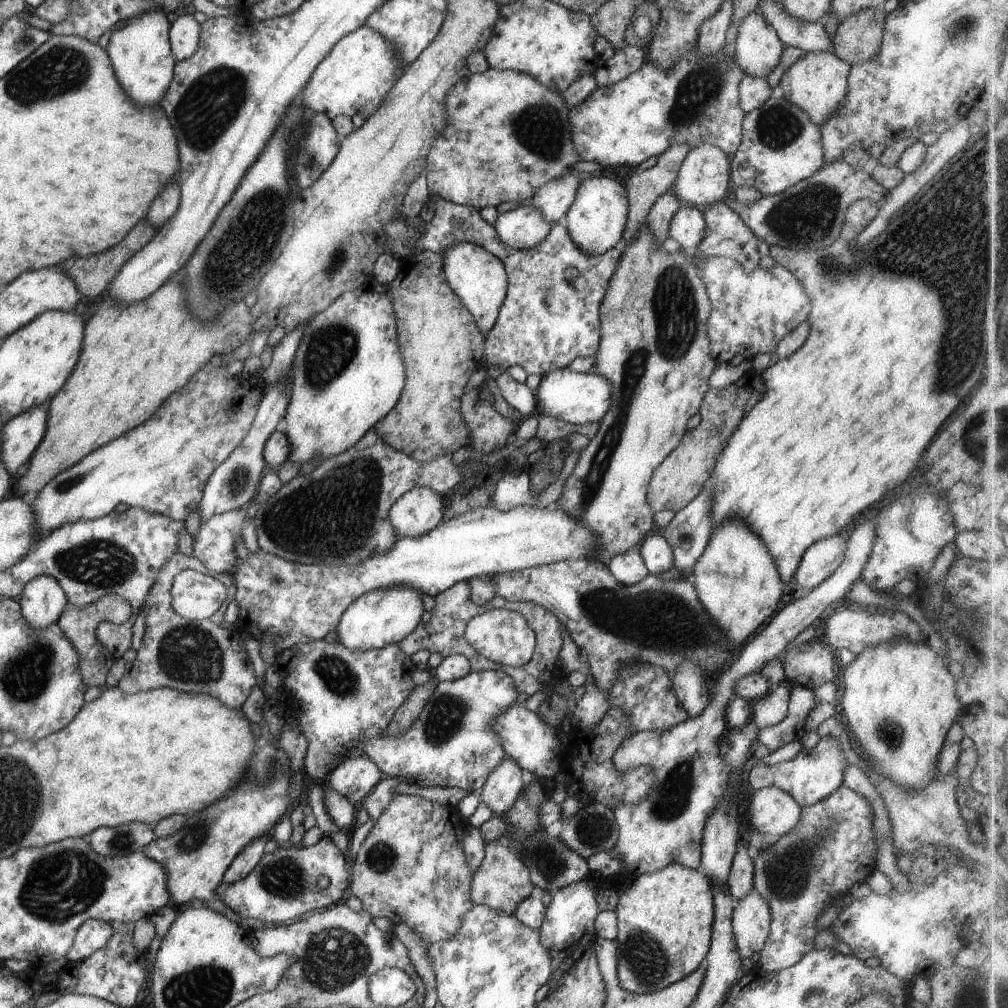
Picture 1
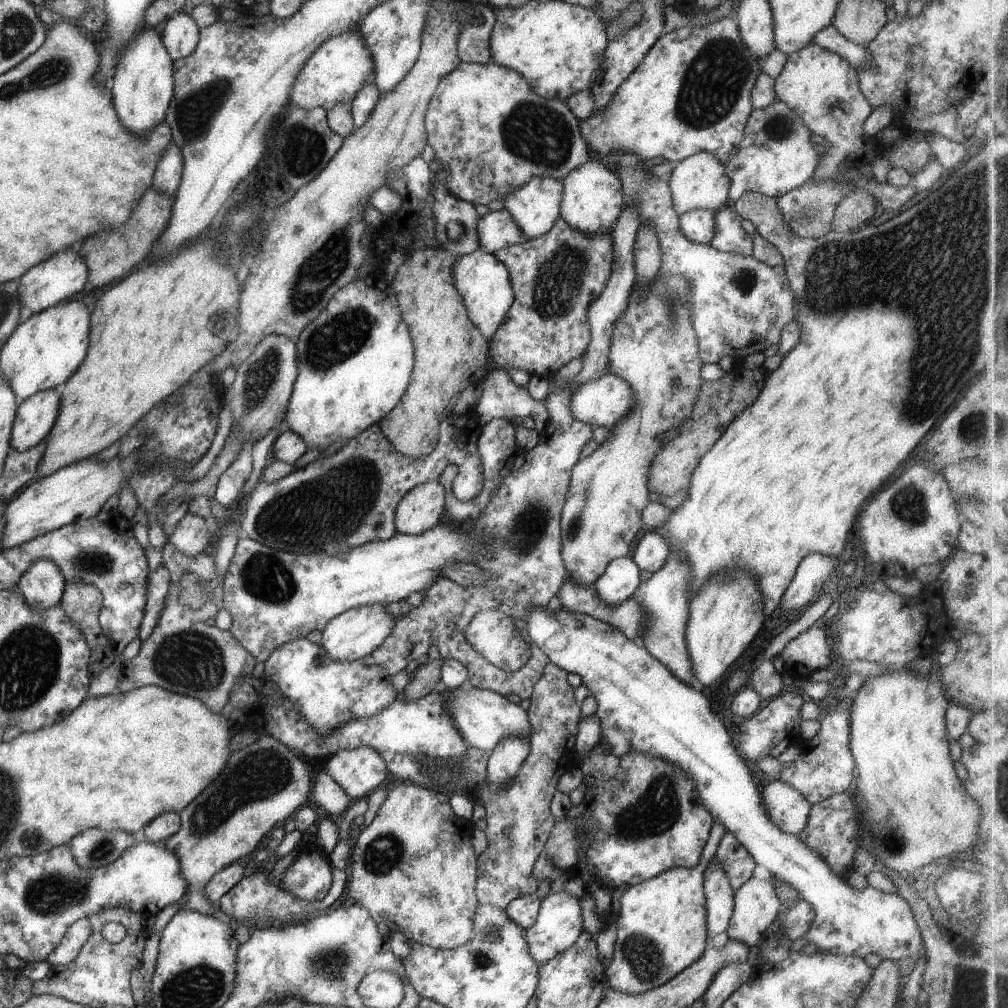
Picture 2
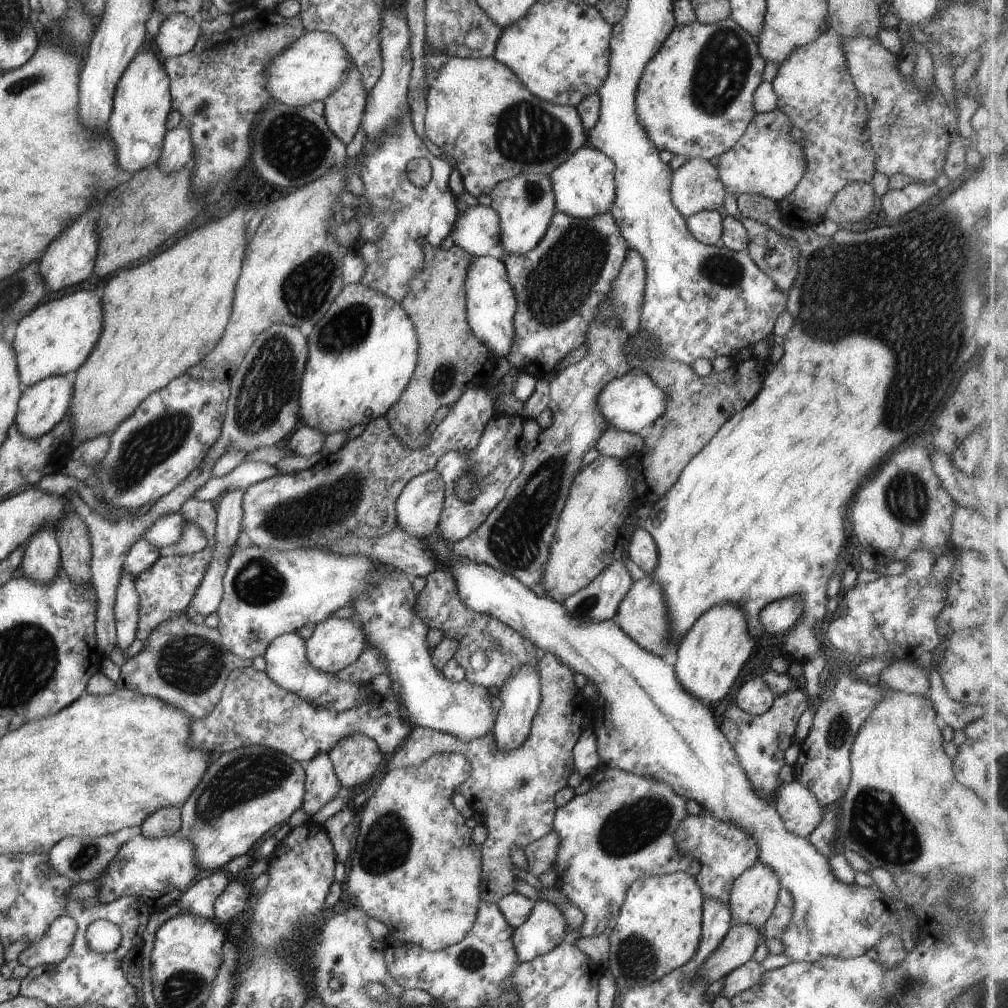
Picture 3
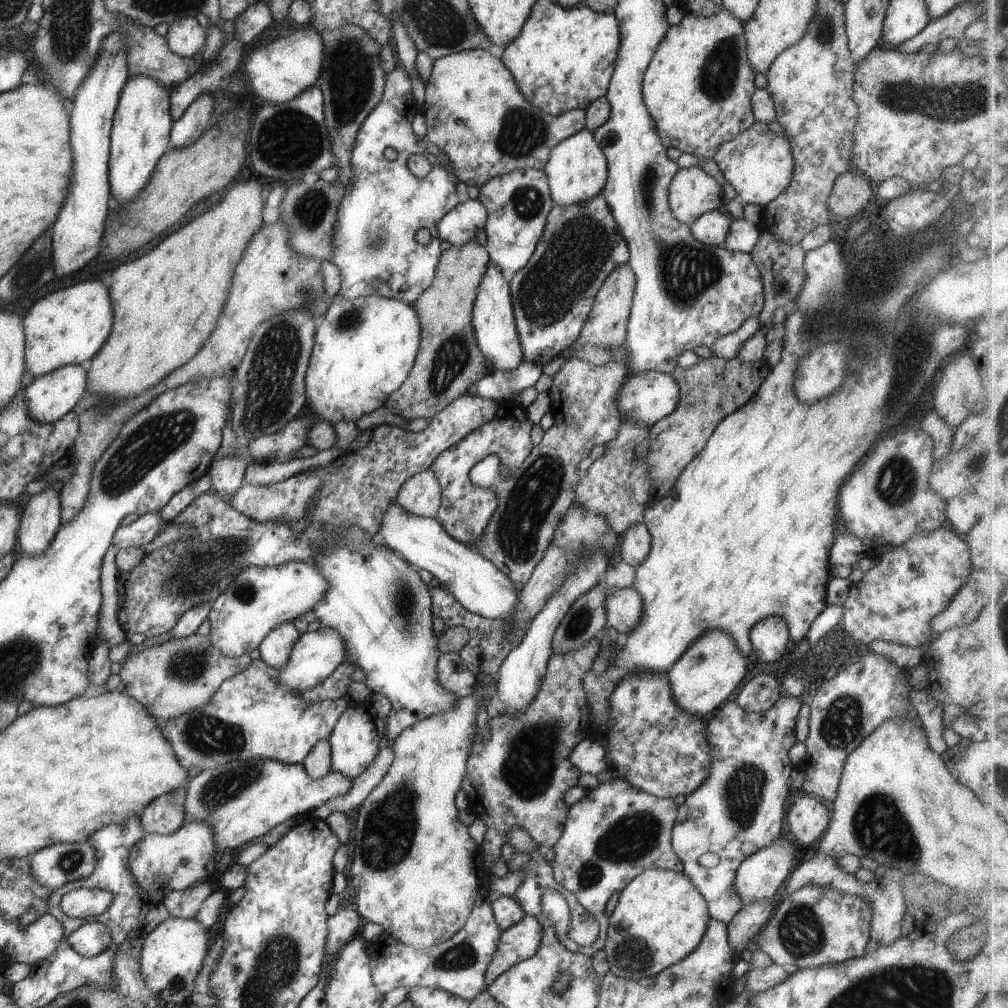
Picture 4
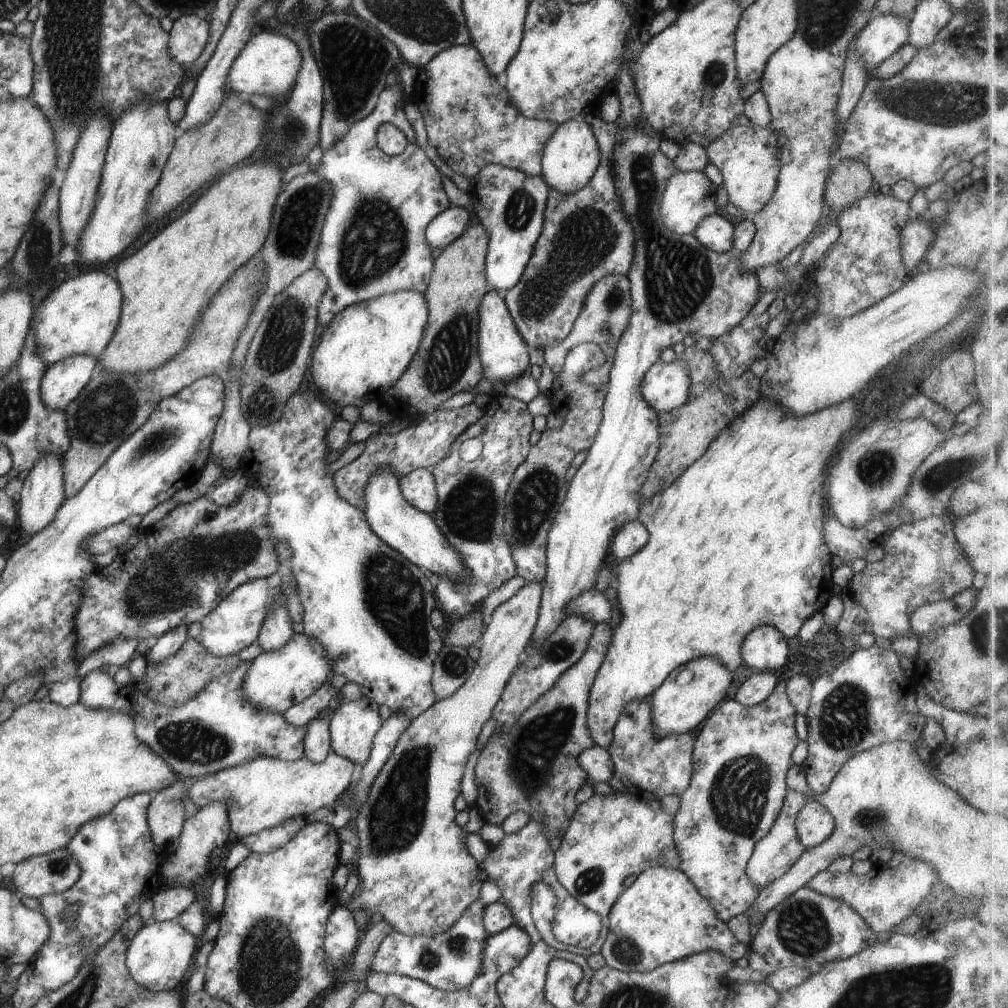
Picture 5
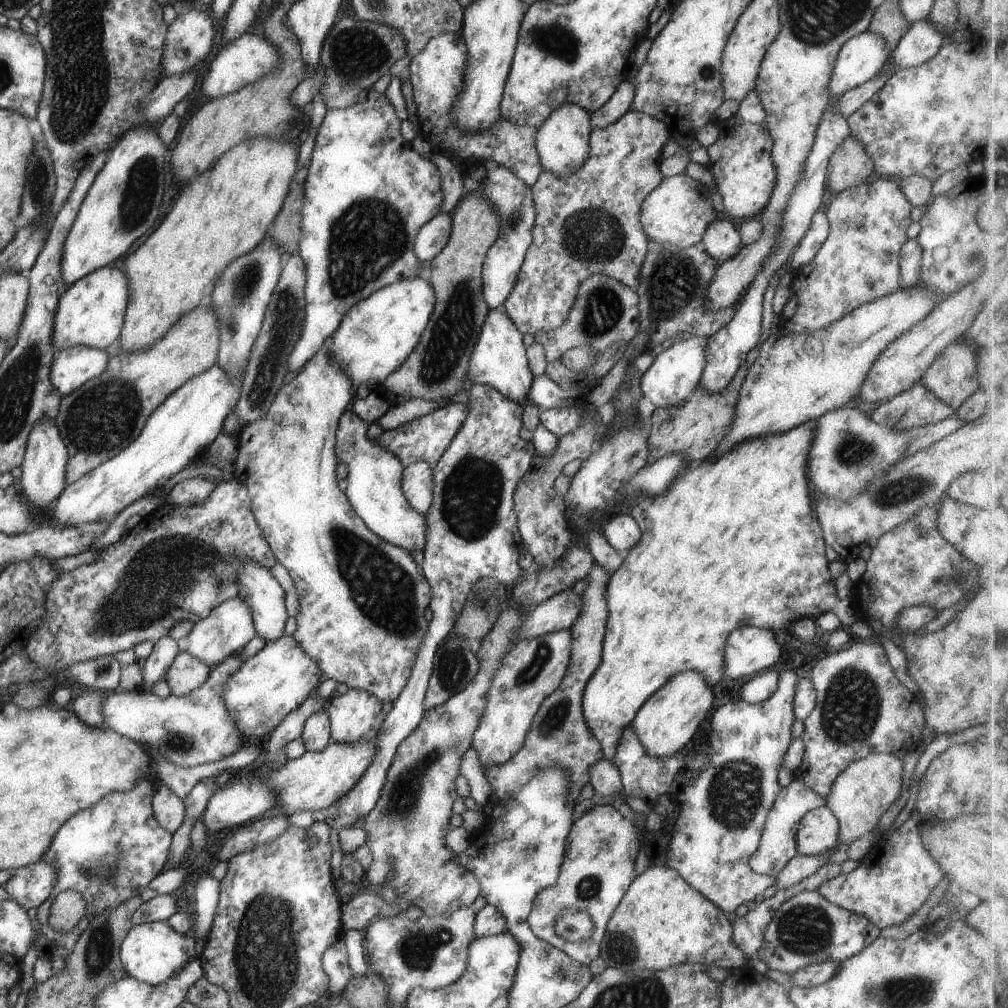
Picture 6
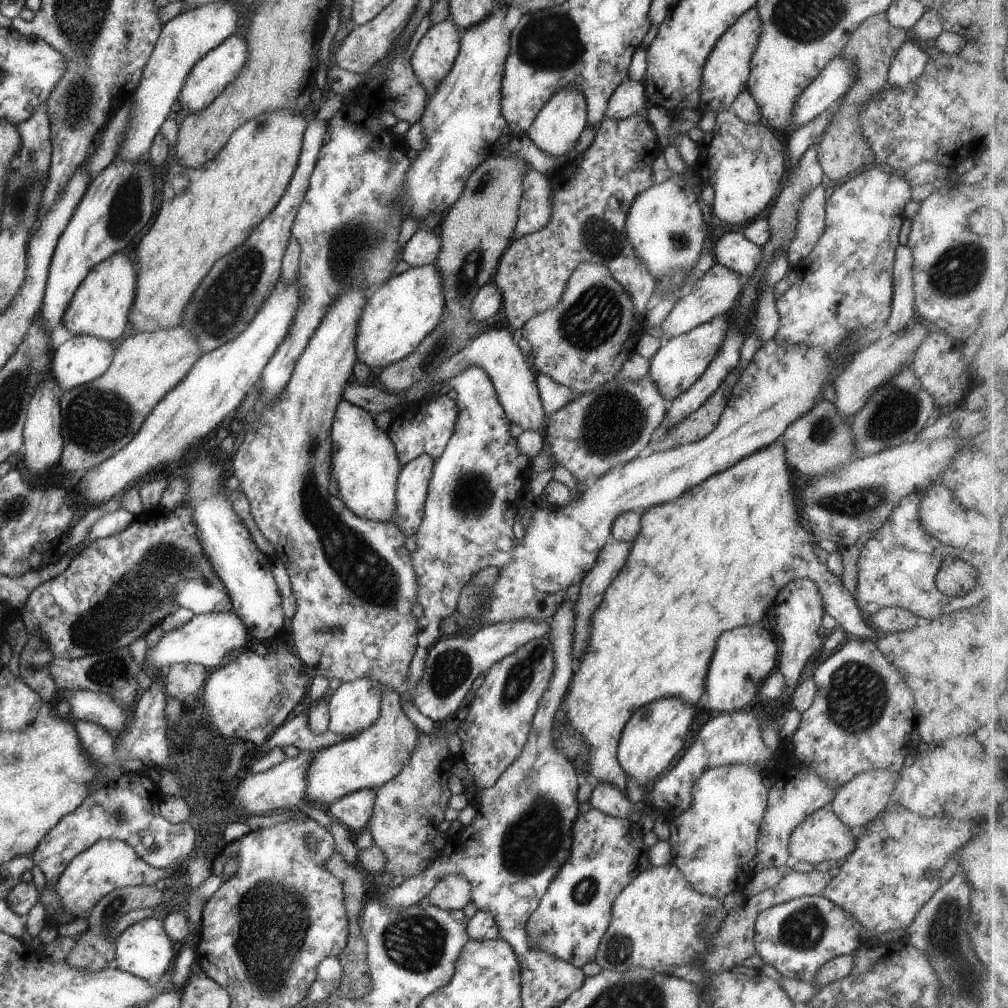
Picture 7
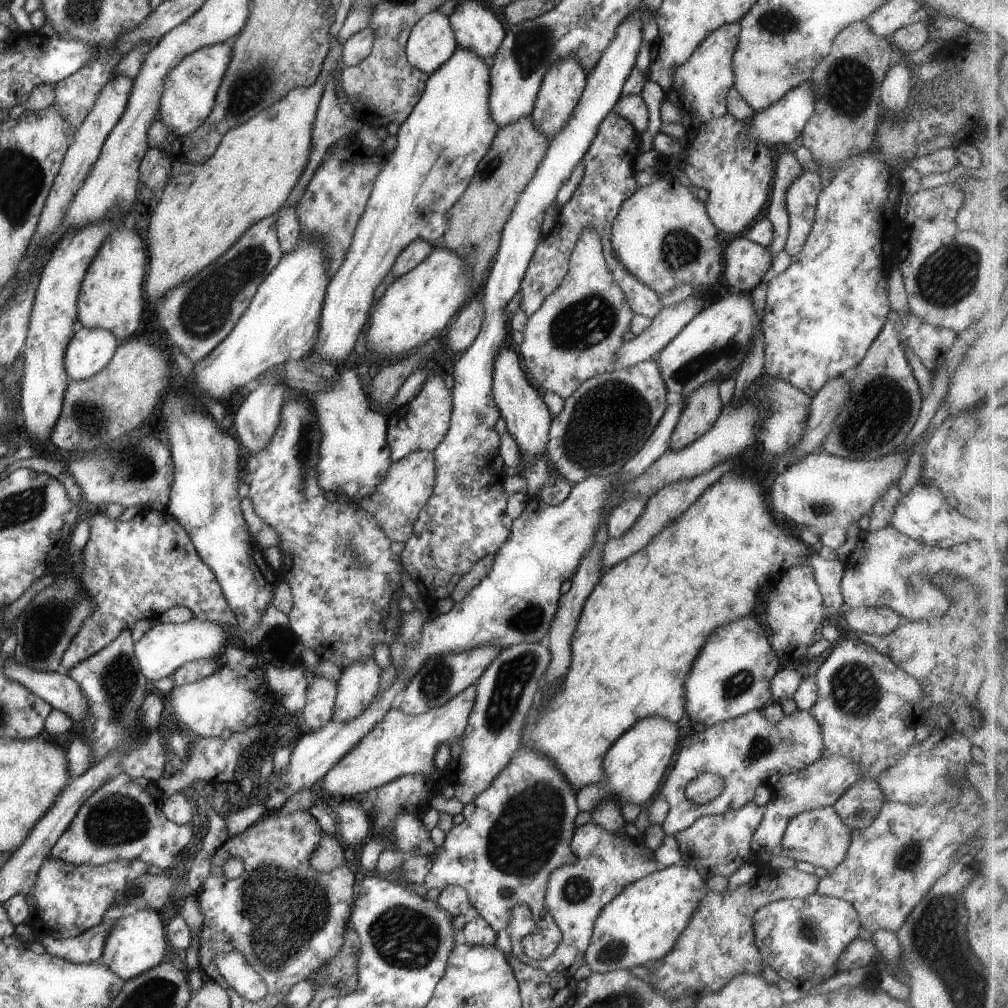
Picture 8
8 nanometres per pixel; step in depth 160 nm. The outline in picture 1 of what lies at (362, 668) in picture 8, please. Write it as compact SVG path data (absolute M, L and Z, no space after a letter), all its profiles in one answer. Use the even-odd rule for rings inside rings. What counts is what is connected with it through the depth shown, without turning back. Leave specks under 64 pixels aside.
M368 757L346 758L331 770L326 786L350 802L363 802L384 777Z

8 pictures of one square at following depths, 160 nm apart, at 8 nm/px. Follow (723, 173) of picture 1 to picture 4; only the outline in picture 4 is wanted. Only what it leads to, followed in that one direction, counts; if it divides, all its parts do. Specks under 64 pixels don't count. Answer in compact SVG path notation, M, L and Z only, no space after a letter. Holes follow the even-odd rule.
M700 166L680 169L669 185L668 202L672 216L692 226L702 214L720 211L724 205L720 184Z

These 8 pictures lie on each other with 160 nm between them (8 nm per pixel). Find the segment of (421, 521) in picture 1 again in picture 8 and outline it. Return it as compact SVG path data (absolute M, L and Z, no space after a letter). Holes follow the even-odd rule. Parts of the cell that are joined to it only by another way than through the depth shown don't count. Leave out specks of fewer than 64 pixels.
M421 450L411 452L399 461L392 461L384 481L358 506L367 510L379 522L380 528L392 542L406 542L412 536L420 510L432 496L435 478L436 465L432 453Z

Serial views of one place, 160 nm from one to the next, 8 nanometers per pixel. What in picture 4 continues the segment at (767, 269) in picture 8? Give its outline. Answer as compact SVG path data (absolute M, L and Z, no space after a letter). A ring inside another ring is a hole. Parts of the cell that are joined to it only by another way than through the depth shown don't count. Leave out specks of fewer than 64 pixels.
M714 210L702 214L689 228L694 238L703 245L722 247L732 222L733 220L727 213Z

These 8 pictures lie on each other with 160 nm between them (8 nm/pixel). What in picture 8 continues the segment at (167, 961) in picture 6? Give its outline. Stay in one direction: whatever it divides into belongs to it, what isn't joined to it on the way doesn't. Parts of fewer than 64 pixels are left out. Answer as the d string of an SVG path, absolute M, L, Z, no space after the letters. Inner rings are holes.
M138 909L134 914L116 920L112 932L107 936L100 962L125 981L132 980L162 963L168 950L166 935L156 912Z

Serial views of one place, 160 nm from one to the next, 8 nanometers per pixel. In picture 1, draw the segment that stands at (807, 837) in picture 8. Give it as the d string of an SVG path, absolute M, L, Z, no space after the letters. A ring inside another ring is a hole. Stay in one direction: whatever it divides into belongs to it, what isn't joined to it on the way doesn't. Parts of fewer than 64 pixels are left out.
M764 787L750 796L750 822L764 836L777 839L788 834L800 820L802 807L778 787Z

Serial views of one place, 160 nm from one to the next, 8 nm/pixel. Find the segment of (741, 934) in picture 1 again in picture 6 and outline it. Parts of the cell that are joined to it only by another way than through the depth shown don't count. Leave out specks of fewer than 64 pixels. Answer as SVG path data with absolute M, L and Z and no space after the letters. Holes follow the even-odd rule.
M796 777L789 786L782 787L775 803L771 808L763 826L763 833L756 849L756 852L750 857L750 868L758 874L768 874L774 876L780 874L780 871L795 857L797 852L796 833L800 819L812 809L826 805L826 799L814 790L805 786L804 781Z

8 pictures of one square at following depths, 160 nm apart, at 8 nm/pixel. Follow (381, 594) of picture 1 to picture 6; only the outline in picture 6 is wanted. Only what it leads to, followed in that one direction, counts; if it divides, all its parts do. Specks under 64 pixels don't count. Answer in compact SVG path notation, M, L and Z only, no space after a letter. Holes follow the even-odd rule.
M288 634L278 640L265 642L264 648L254 657L243 662L238 672L235 672L223 686L223 701L230 716L241 733L251 740L264 741L269 734L284 720L284 717L298 708L308 696L316 692L322 681L322 672L317 662L302 650L300 643Z

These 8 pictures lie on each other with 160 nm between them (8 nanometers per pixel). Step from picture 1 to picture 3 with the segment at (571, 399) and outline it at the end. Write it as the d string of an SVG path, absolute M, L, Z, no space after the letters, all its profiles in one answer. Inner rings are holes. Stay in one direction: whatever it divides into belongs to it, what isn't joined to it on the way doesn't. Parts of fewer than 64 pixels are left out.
M642 372L626 373L624 376L613 378L600 391L597 398L597 409L610 427L619 431L639 433L644 426L652 424L664 412L667 392L665 384L655 383Z

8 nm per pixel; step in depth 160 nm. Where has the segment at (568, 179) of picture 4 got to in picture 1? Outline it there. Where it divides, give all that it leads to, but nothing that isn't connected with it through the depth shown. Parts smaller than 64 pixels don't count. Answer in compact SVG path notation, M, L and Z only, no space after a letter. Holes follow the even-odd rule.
M587 173L576 175L580 178L580 184L577 188L576 200L565 214L568 219L567 229L574 244L584 254L600 256L622 244L629 211L626 189L623 182L608 176Z

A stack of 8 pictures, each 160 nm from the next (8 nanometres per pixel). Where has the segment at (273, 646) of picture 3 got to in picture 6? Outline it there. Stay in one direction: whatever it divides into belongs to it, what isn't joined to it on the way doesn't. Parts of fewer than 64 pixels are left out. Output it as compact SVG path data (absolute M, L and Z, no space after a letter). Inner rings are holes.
M244 563L239 570L239 594L250 606L257 636L272 642L284 632L288 613L285 592L271 571L256 563Z

